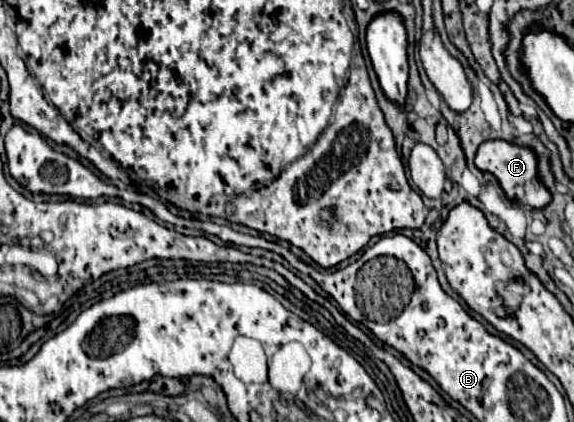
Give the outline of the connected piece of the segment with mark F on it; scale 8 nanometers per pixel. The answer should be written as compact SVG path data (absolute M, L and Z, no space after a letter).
M485 140L479 146L477 156L475 156L477 168L485 170L485 172L491 172L499 180L501 188L505 190L505 194L509 198L519 200L521 204L529 204L531 208L545 208L551 202L551 192L545 188L545 184L539 178L537 162L539 162L537 152L533 152L527 146L511 144L507 140Z

